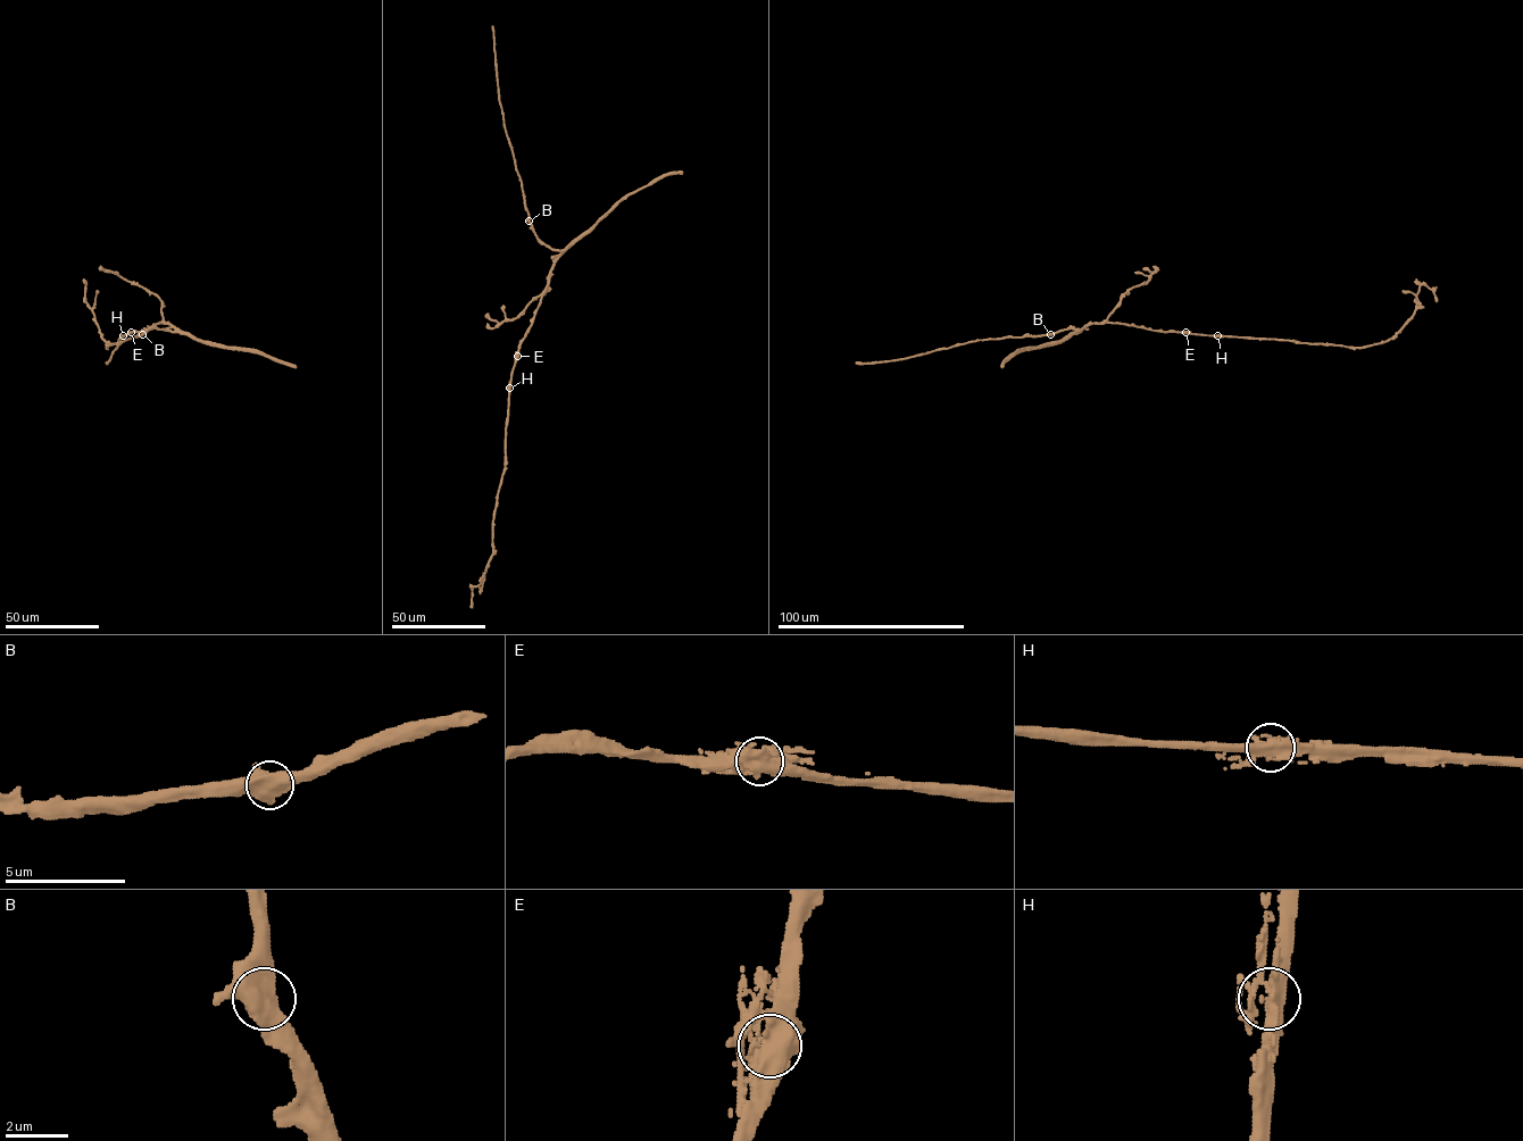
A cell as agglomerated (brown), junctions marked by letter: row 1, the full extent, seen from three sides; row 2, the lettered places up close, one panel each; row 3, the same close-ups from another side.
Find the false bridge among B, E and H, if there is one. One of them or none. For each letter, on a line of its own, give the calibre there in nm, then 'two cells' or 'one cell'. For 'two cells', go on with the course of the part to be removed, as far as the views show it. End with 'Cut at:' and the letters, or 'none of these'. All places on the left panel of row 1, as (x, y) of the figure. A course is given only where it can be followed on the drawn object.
B: 550 nm thick; one cell
E: 550 nm thick; one cell
H: 400 nm thick; one cell
Cut at: none of these

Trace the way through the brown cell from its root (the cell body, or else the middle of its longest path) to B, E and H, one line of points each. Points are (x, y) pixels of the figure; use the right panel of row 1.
B: (1153, 330), (1093, 323), (1081, 331), (1065, 329), (1050, 334)
E: (1153, 330), (1186, 332)
H: (1153, 330), (1218, 335)

